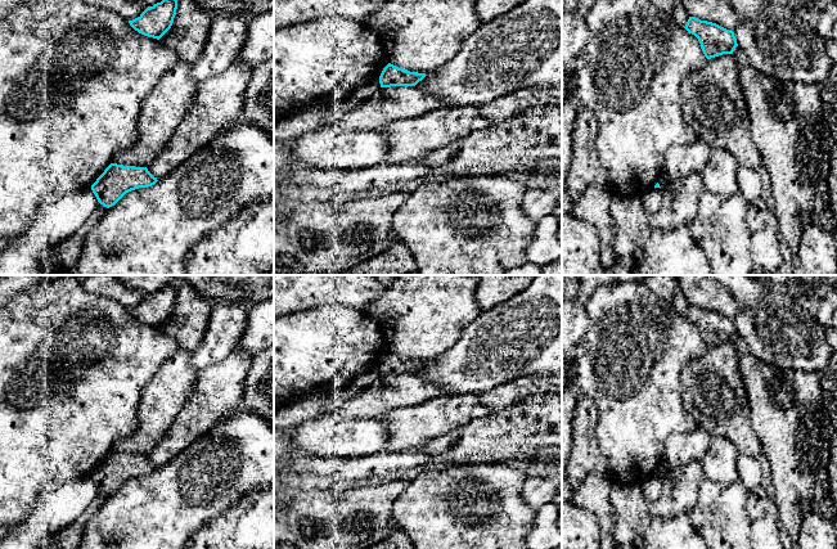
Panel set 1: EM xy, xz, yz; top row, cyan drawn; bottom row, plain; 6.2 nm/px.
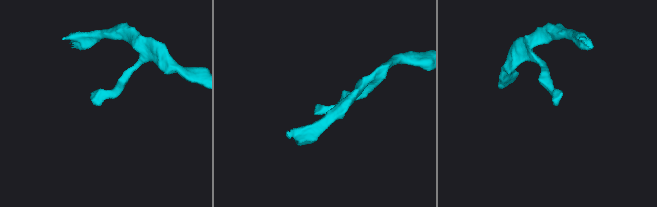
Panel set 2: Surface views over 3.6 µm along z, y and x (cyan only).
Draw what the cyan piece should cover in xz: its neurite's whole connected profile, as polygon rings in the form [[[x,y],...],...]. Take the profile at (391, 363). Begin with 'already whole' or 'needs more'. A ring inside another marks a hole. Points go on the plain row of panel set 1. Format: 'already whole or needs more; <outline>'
already whole; [[[388,351],[379,364],[379,372],[381,375],[415,374],[424,365],[426,361],[410,360]]]

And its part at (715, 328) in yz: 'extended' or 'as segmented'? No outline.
as segmented

